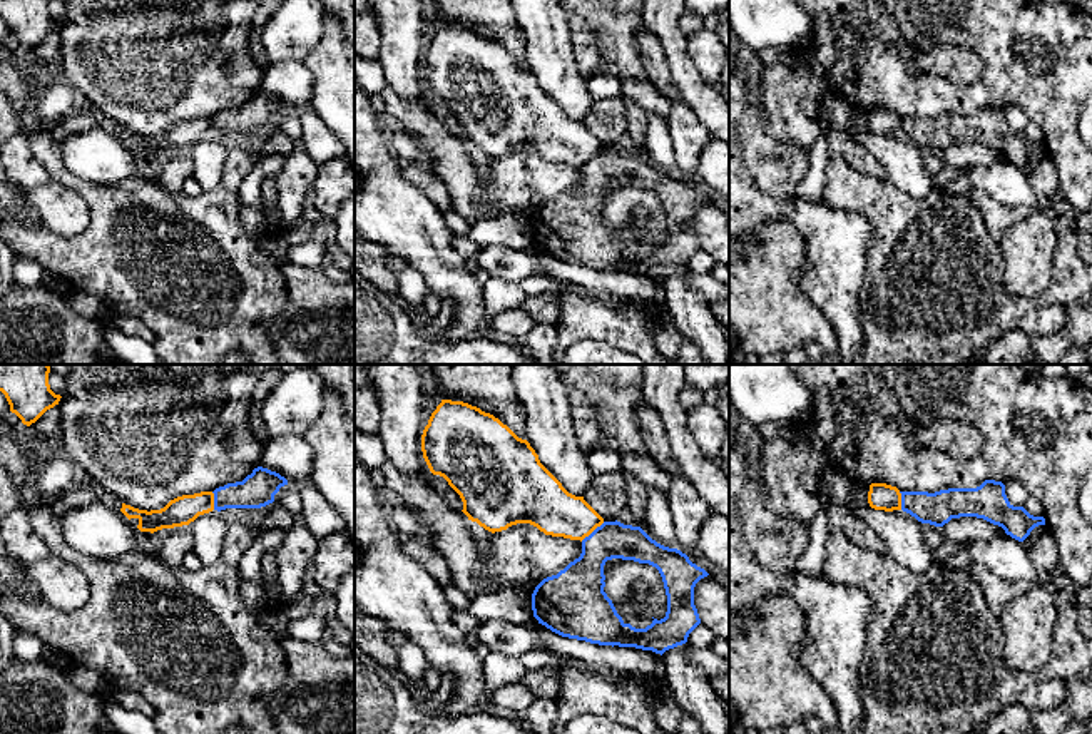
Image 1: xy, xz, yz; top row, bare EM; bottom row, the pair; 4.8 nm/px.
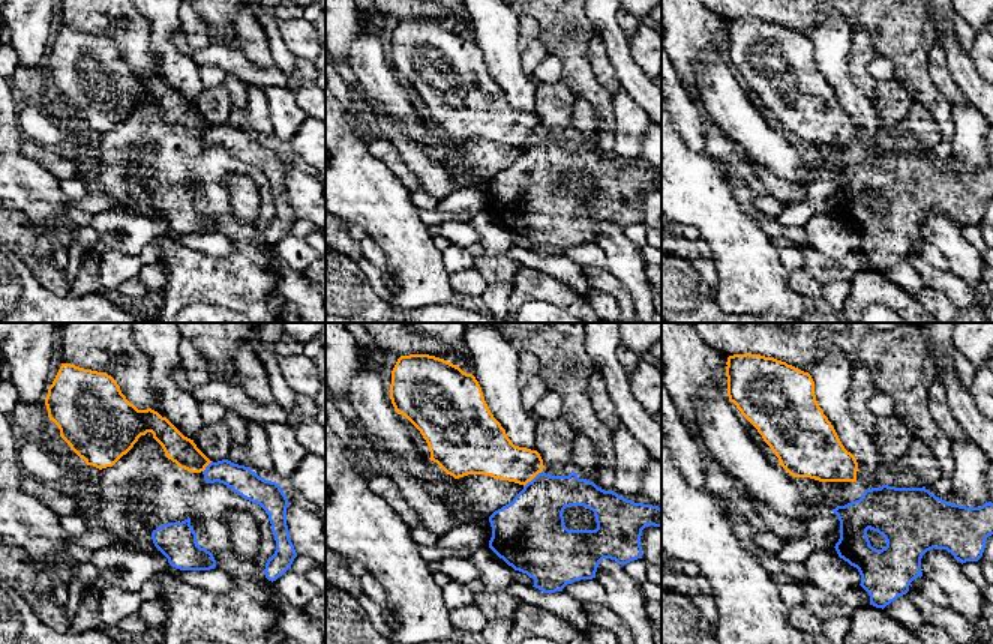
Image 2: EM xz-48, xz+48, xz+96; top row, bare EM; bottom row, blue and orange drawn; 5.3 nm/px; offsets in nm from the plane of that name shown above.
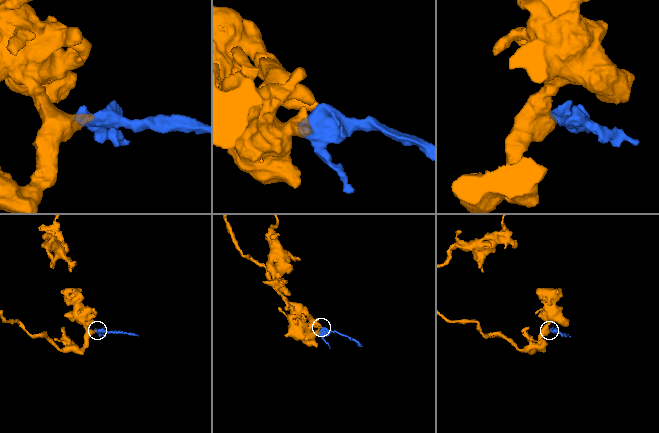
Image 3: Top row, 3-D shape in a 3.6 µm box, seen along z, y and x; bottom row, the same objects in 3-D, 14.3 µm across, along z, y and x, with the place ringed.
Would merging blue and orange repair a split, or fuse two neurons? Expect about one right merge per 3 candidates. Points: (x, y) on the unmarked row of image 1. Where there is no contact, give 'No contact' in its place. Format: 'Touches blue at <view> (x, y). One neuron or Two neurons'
Touches blue at xz (594, 156). Two neurons

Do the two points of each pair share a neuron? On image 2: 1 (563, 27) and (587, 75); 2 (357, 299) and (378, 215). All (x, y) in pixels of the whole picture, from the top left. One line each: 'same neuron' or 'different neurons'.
1: same neuron
2: different neurons

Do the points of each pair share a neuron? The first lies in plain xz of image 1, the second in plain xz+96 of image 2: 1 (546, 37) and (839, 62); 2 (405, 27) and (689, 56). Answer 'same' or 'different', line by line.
1: same
2: different

